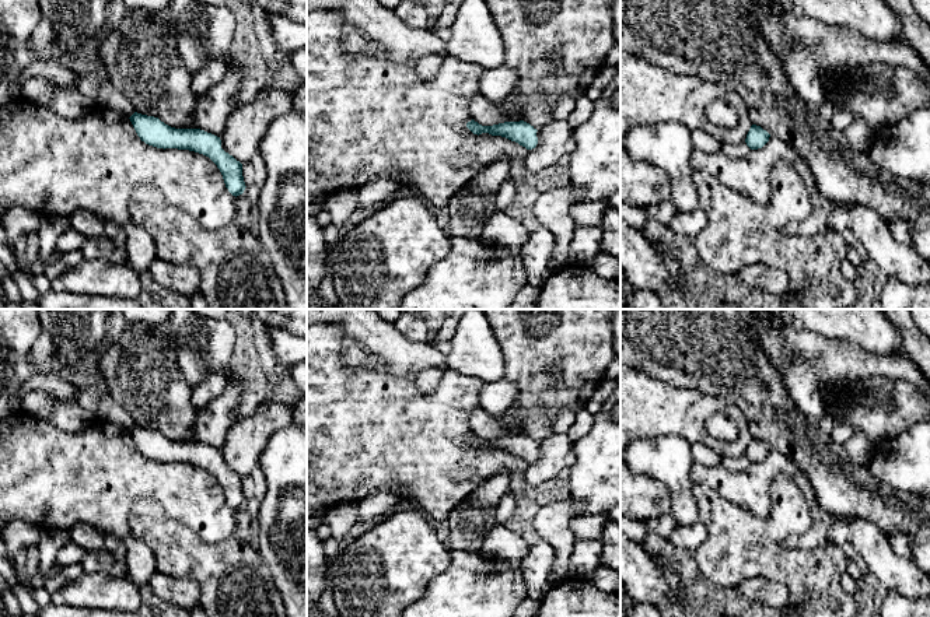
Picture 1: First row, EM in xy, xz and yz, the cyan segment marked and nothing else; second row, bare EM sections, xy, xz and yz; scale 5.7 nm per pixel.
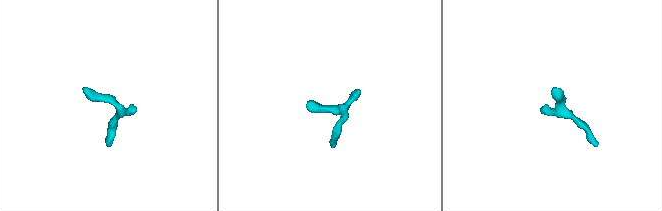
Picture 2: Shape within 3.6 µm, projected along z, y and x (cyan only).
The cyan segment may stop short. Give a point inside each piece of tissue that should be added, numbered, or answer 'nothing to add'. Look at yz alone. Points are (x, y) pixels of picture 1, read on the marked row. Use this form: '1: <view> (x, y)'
nothing to add

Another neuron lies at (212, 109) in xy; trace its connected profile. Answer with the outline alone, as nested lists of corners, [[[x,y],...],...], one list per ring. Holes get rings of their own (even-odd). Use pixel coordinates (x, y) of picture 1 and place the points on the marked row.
[[[227,59],[227,73],[223,80],[196,98],[190,129],[200,129],[221,139],[228,116],[235,109],[244,71],[241,63]]]

